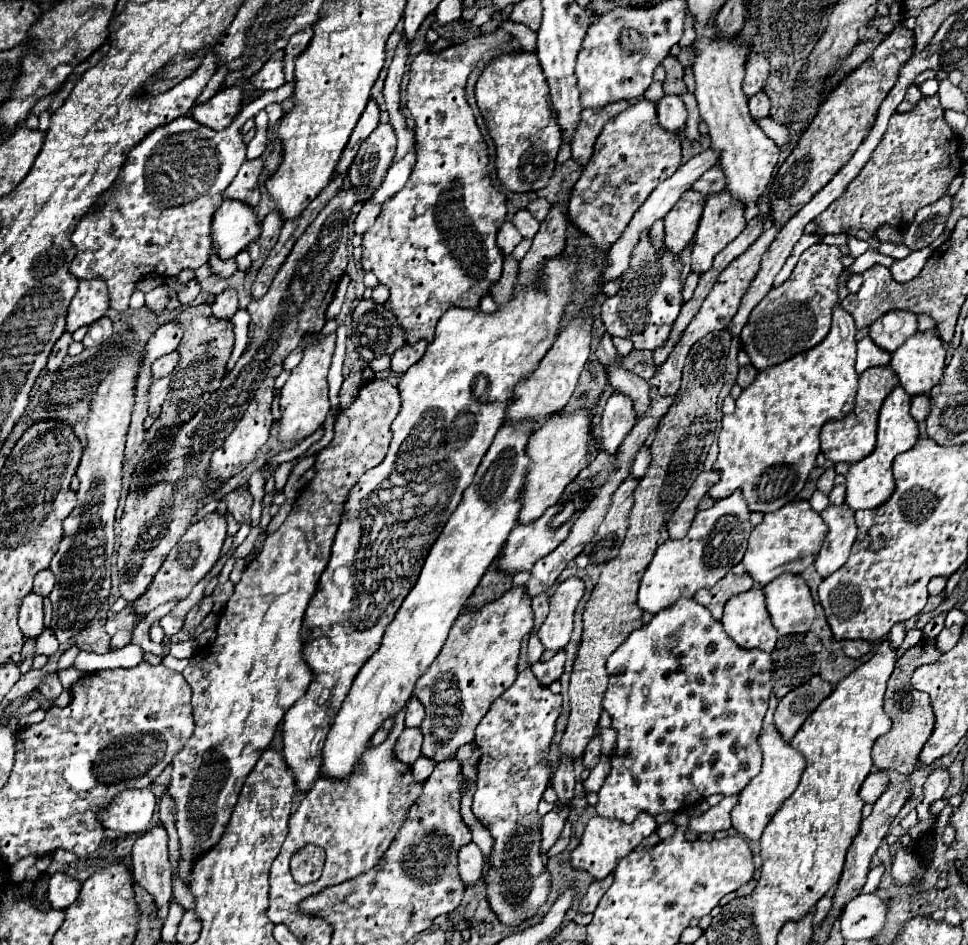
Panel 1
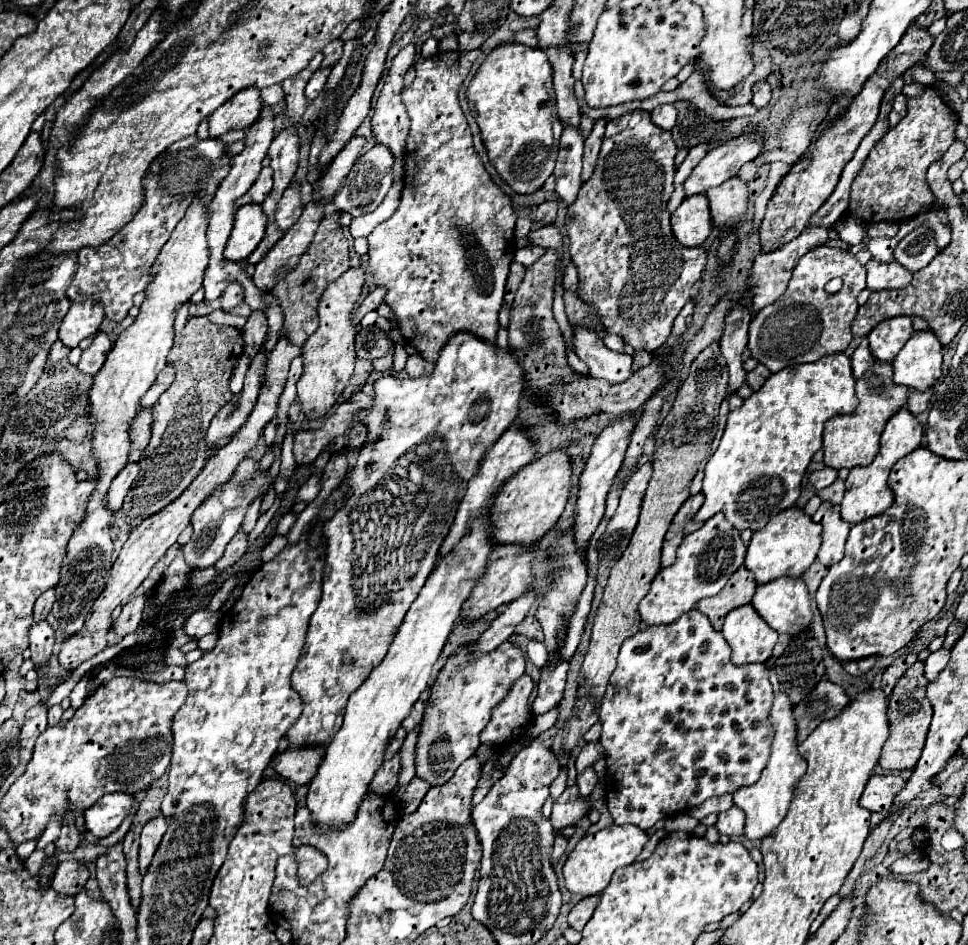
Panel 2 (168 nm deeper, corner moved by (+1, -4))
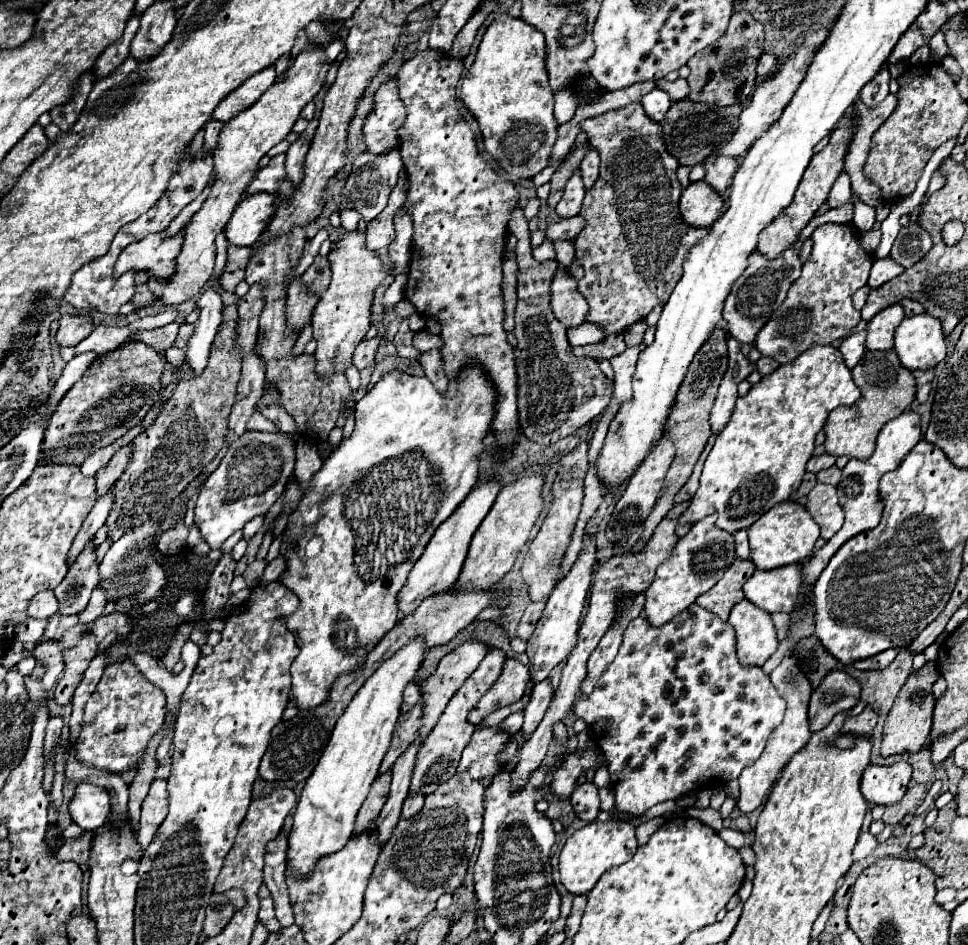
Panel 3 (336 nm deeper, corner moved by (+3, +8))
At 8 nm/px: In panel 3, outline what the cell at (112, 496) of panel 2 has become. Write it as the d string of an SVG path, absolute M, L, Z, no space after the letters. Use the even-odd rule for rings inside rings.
M115 484L109 488L109 492L107 492L105 496L97 498L93 510L89 512L89 516L85 518L85 522L83 522L83 526L81 526L81 530L79 530L79 536L77 536L75 542L73 542L73 548L71 548L71 554L69 554L69 564L75 562L77 554L85 548L85 542L87 542L89 538L93 538L93 536L97 534L97 530L105 524L107 514L109 514L111 504L113 504L113 496L115 496Z

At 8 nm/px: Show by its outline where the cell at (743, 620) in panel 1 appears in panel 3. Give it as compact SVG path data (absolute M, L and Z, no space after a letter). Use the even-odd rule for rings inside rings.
M741 600L733 606L727 622L737 632L739 662L745 666L763 666L779 644L769 612L763 612L749 600Z

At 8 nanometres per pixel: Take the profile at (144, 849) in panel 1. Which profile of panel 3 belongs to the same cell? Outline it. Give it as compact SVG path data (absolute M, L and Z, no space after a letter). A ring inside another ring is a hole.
M153 780L151 790L147 794L147 798L143 800L143 810L141 810L141 826L137 832L137 842L141 844L141 848L145 850L157 828L161 826L161 822L167 816L167 790L165 790L165 780Z

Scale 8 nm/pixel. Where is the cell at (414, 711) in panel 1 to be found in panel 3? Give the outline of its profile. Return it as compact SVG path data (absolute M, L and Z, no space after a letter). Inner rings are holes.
M411 682L411 684L405 688L405 692L403 692L403 706L401 706L401 712L409 712L409 710L417 704L419 698L421 698L421 690L419 690L419 686L417 686L415 682Z

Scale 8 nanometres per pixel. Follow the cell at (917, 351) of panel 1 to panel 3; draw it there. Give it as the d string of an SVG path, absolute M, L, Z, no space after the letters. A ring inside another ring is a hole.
M931 314L905 318L895 332L893 348L907 370L935 368L947 354L945 336L939 320Z

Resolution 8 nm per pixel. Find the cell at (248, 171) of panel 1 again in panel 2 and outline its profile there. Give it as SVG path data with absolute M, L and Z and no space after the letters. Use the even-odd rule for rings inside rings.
M263 168L257 182L247 190L245 196L241 196L237 200L237 206L245 206L245 204L261 204L269 192L271 192L271 186L273 186L273 178L271 178L271 168Z

